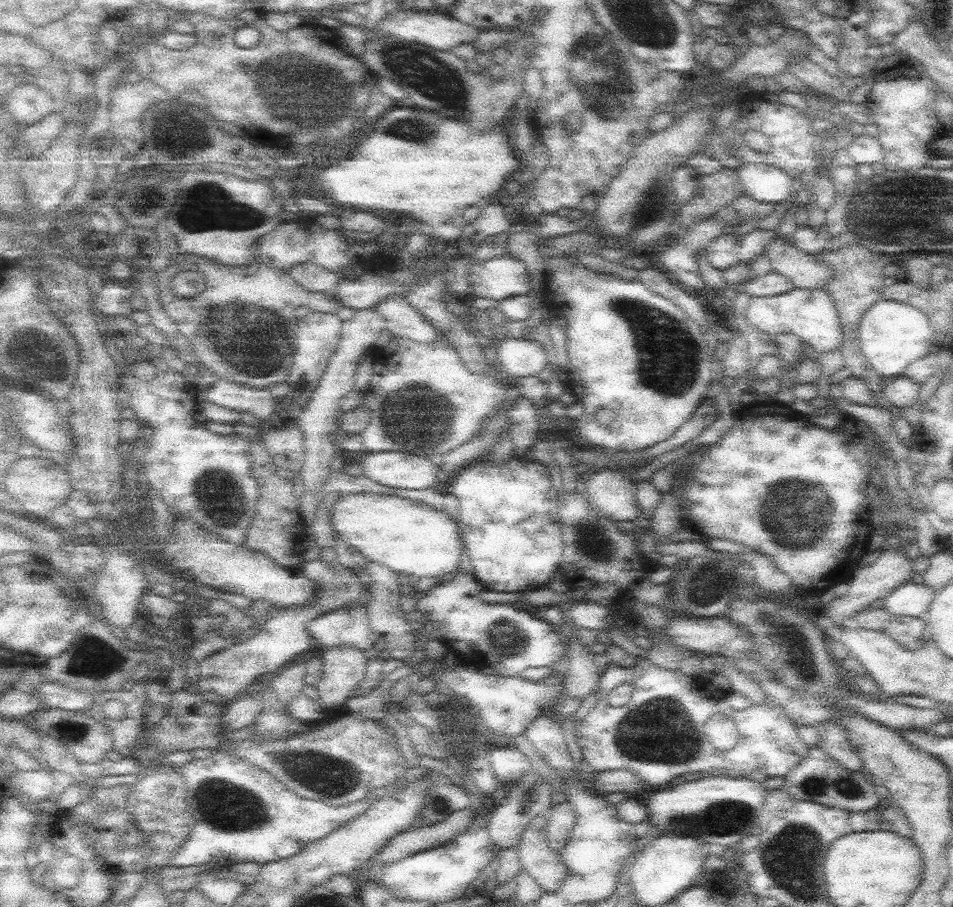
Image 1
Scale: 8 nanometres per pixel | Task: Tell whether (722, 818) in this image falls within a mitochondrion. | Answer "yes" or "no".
yes

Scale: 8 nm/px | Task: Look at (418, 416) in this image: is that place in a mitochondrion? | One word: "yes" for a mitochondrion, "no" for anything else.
yes

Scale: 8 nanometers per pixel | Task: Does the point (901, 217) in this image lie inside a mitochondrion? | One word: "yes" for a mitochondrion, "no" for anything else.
yes

